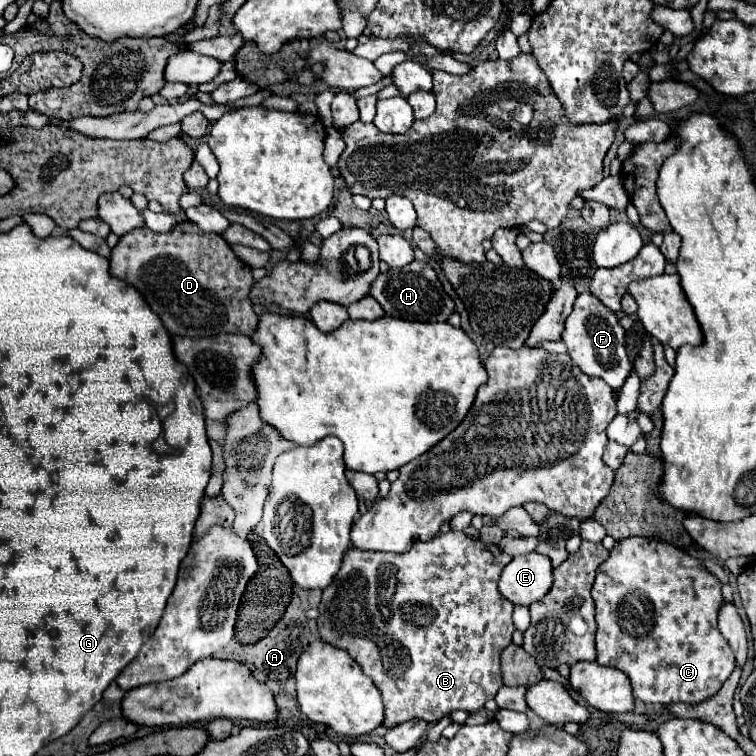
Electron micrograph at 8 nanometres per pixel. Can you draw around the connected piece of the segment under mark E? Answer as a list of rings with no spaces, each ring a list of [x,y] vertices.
[[[536,551],[514,557],[502,571],[498,591],[512,605],[530,605],[552,587],[552,565]]]

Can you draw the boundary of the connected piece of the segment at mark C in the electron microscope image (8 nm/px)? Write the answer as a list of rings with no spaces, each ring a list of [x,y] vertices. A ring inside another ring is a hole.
[[[650,537],[622,539],[610,551],[610,557],[598,567],[592,585],[596,603],[596,651],[598,665],[610,665],[624,671],[632,681],[636,699],[644,703],[700,703],[722,687],[734,669],[734,651],[716,625],[722,603],[720,581],[710,575],[702,561],[686,555],[682,549]]]

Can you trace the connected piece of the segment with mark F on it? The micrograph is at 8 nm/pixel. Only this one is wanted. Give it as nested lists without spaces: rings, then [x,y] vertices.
[[[590,291],[578,295],[574,309],[566,319],[560,341],[566,345],[568,355],[572,357],[576,367],[580,367],[590,377],[604,379],[612,389],[620,389],[632,371],[632,363],[624,347],[624,329],[618,323],[618,317]]]

